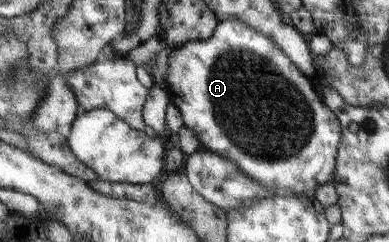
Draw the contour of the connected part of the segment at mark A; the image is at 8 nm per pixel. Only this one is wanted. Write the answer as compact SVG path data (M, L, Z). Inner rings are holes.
M236 18L226 21L219 21L215 33L204 41L192 41L182 46L172 47L172 52L168 58L167 89L176 107L180 110L183 125L193 129L201 139L201 145L205 150L231 159L237 166L248 173L254 181L258 181L262 187L276 191L280 195L306 195L313 196L313 192L321 184L329 180L334 181L335 157L342 137L340 122L336 114L319 98L319 90L314 79L306 77L295 65L280 46L272 41L271 37L260 33L259 30L249 26L246 22Z

